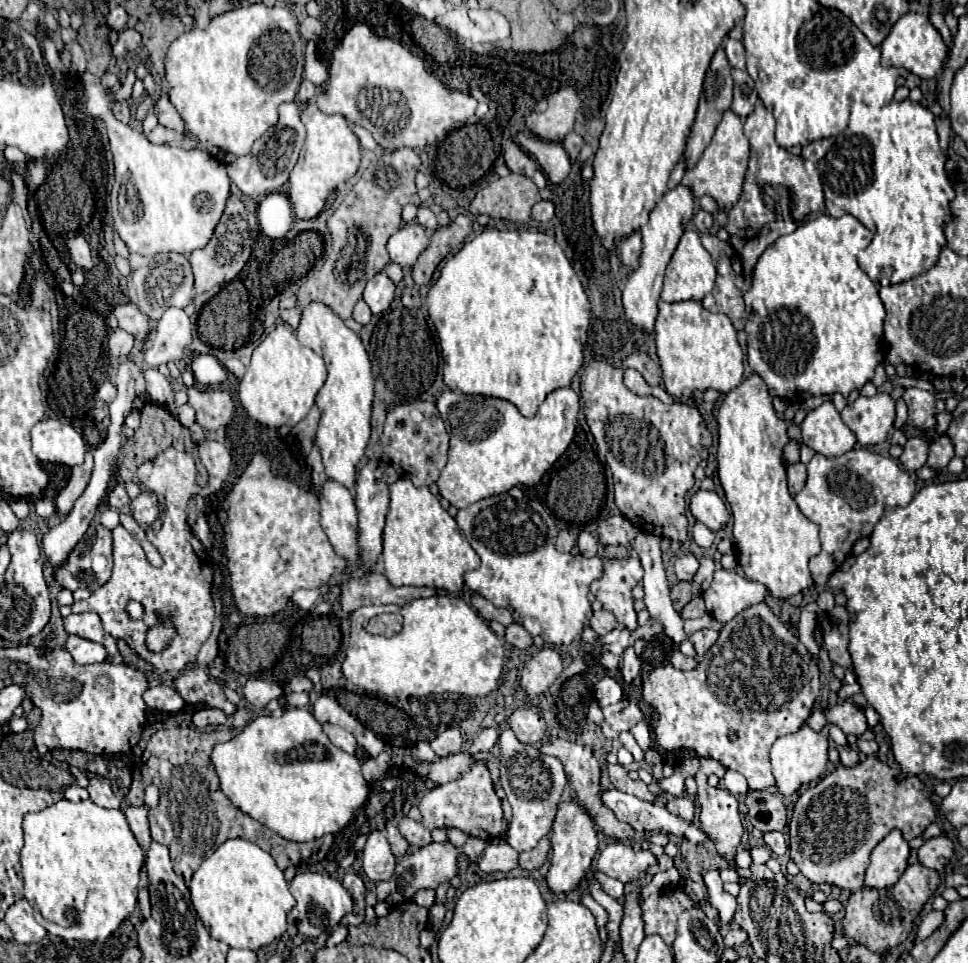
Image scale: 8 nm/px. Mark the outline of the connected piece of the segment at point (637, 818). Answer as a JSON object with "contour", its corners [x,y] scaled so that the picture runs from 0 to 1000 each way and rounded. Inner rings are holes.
{"contour":[[[624,819],[622,832],[636,844],[640,853],[653,857],[659,865],[686,863],[690,867],[705,867],[715,875],[723,875],[729,869],[723,859],[696,848],[684,834],[669,834],[638,819]]]}

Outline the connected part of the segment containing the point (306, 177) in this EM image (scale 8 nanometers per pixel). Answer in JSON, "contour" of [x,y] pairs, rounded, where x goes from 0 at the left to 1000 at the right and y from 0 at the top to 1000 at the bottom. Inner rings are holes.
{"contour":[[[318,107],[310,121],[318,140],[310,157],[308,169],[300,180],[298,205],[308,227],[322,227],[333,219],[339,200],[345,198],[349,190],[360,188],[368,182],[372,171],[372,148],[353,119],[337,119],[324,107]]]}

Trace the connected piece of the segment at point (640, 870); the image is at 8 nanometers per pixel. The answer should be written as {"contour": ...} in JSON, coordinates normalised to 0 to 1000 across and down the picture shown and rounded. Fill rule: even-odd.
{"contour":[[[640,871],[630,873],[616,890],[616,902],[628,911],[640,913],[645,919],[663,915],[674,898],[678,898],[678,890],[671,884],[655,882],[649,873]]]}

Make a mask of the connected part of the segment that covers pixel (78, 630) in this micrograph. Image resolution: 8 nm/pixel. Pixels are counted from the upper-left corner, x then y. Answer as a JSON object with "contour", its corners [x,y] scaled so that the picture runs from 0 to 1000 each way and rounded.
{"contour":[[[74,637],[74,639],[70,639],[66,643],[66,653],[68,653],[68,657],[74,657],[74,659],[81,659],[85,664],[99,666],[99,668],[107,670],[114,682],[122,680],[120,664],[107,657],[105,645],[103,645],[103,641],[99,637],[81,637],[81,639]]]}

